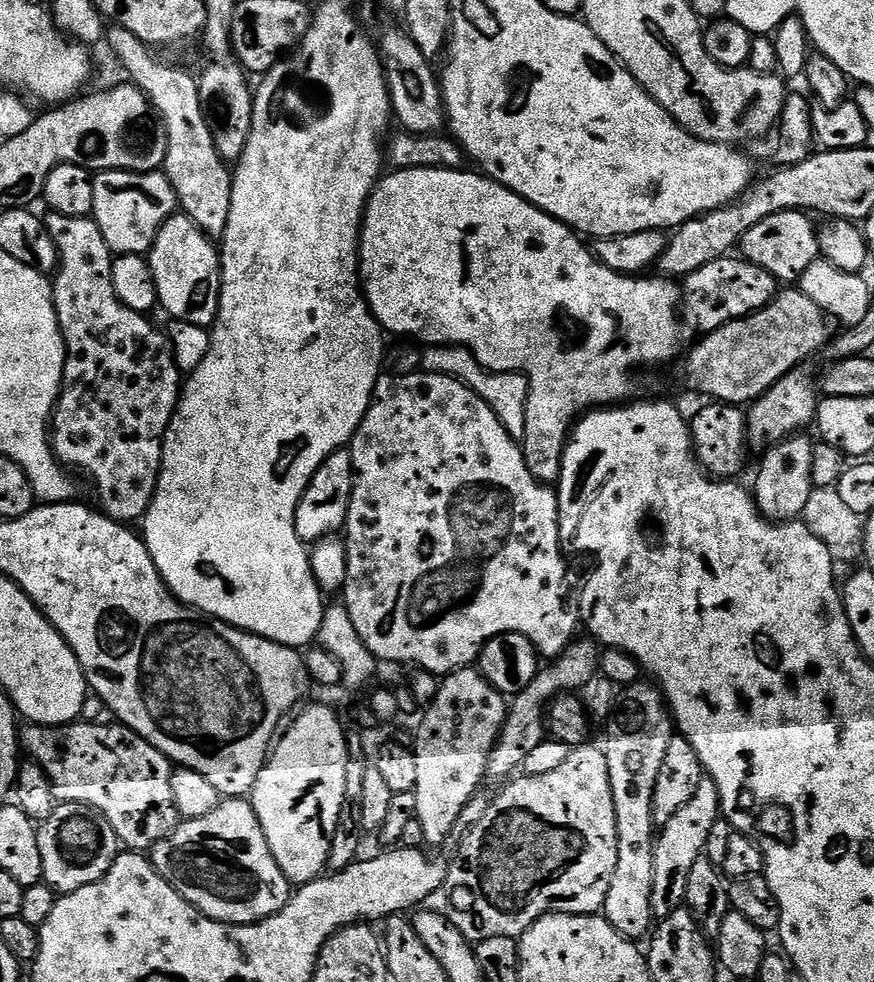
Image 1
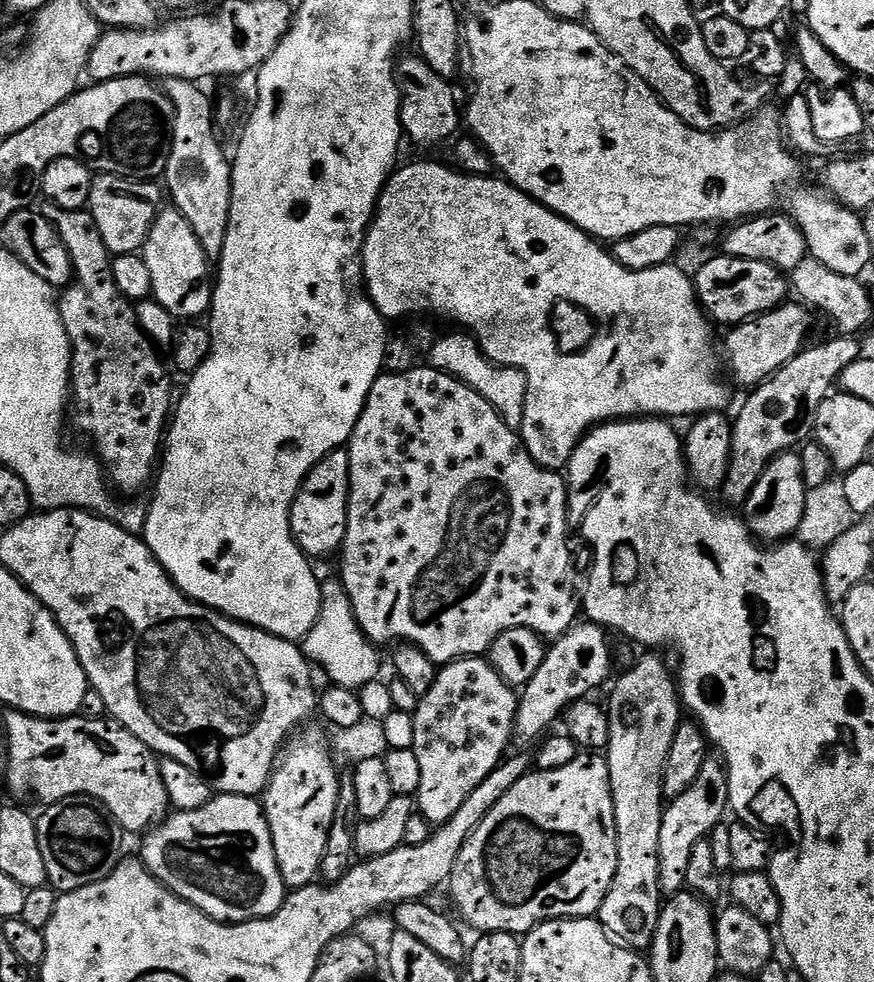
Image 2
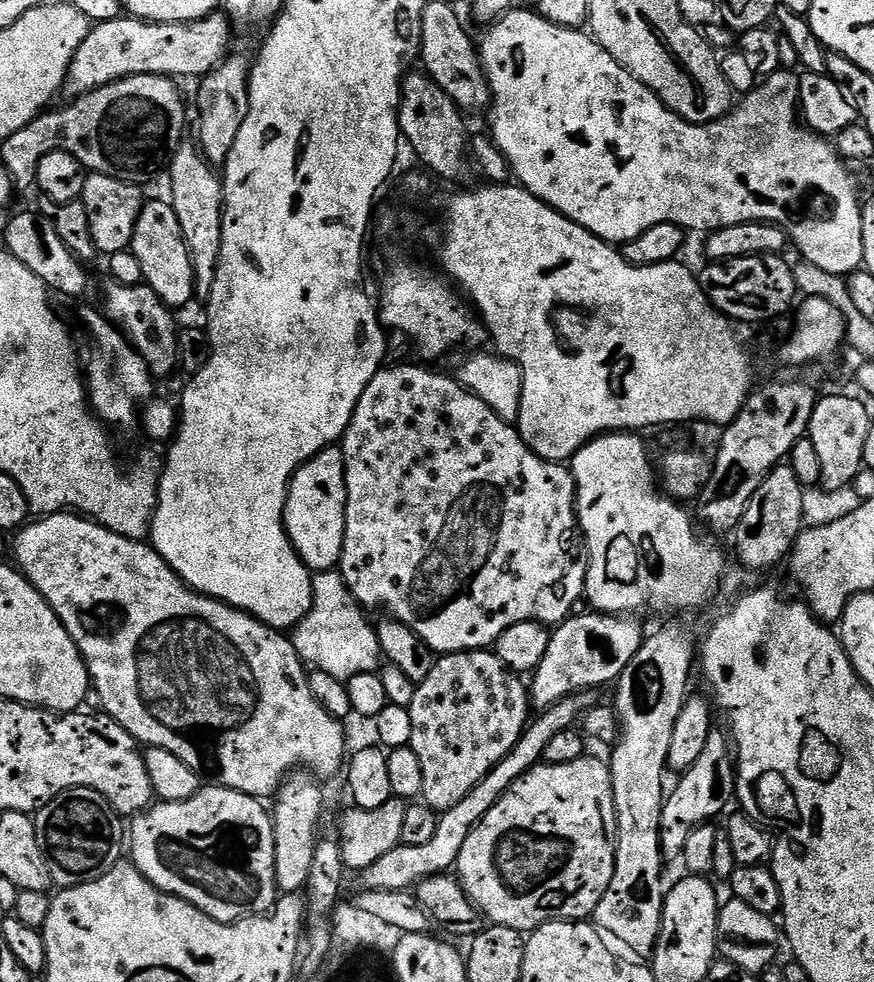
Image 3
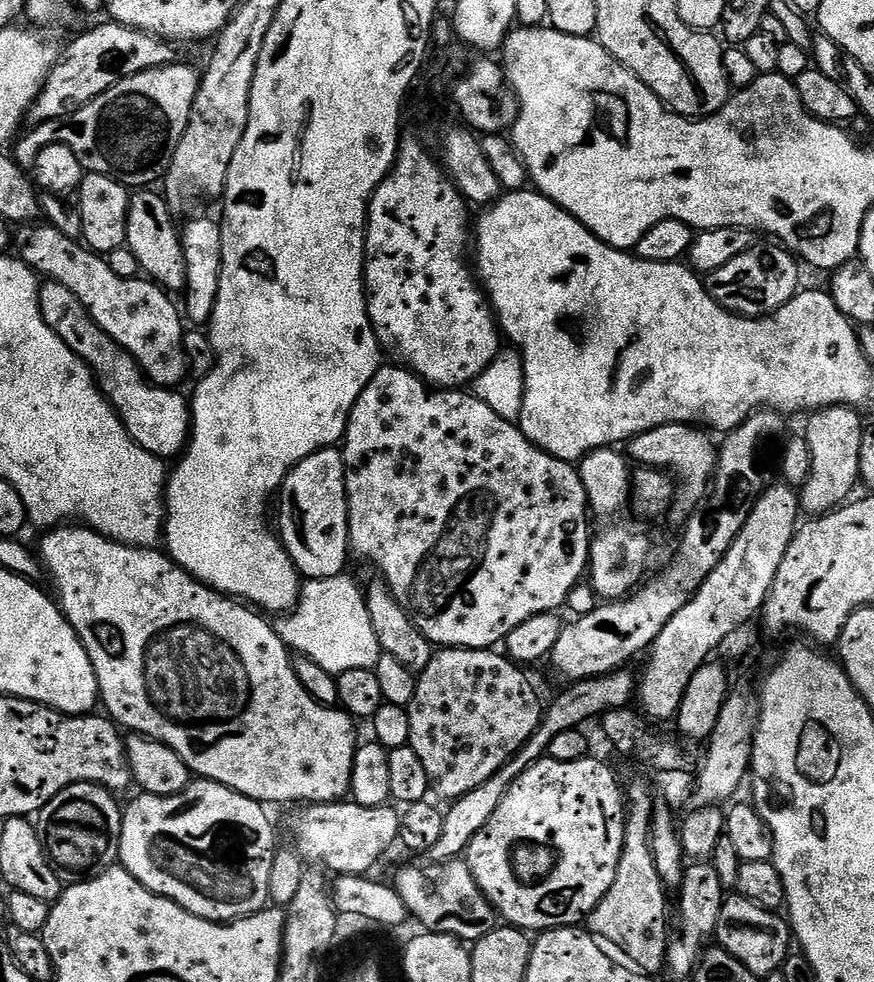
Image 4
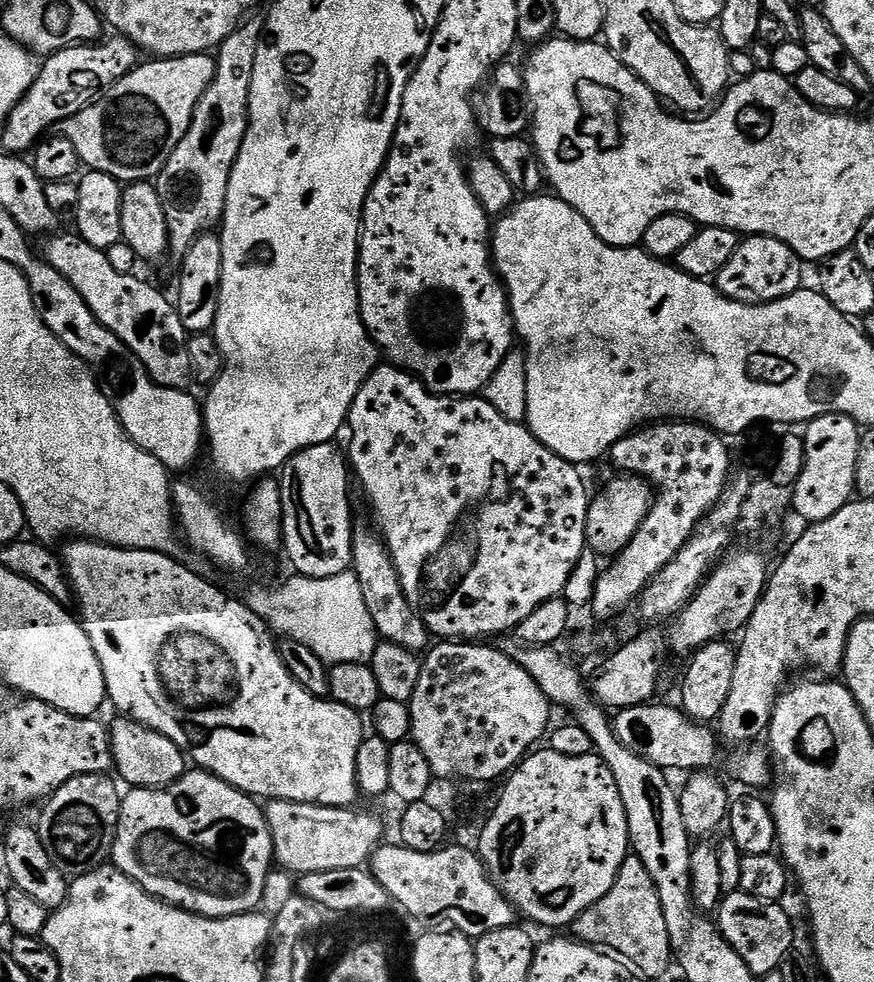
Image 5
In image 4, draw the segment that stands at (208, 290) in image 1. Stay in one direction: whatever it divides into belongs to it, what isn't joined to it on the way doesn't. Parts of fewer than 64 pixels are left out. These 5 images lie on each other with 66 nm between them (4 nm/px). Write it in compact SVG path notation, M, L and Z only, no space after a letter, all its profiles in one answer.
M156 190L137 191L129 199L126 247L132 251L134 258L138 258L141 273L145 277L151 278L169 293L176 294L186 282L184 251L180 245L182 232L178 227L177 217L168 208L168 201L159 191L152 191Z

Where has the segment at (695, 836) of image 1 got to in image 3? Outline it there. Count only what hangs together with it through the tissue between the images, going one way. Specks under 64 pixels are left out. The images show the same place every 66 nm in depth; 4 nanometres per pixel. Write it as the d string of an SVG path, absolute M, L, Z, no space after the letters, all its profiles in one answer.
M713 730L710 738L706 738L706 747L698 762L677 780L680 781L676 789L673 792L671 789L664 797L660 823L660 851L668 862L679 861L684 855L686 838L703 824L715 821L715 816L723 817L729 811L728 803L736 800L736 757L731 739L720 730Z

